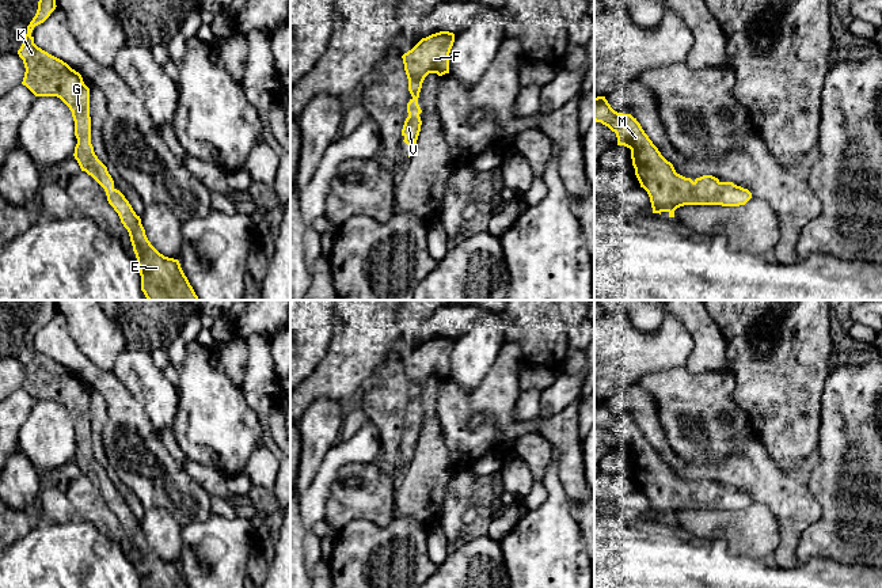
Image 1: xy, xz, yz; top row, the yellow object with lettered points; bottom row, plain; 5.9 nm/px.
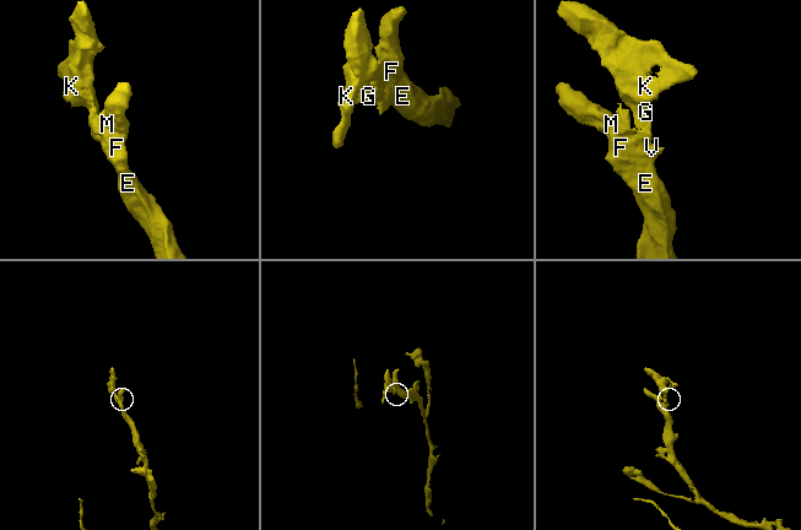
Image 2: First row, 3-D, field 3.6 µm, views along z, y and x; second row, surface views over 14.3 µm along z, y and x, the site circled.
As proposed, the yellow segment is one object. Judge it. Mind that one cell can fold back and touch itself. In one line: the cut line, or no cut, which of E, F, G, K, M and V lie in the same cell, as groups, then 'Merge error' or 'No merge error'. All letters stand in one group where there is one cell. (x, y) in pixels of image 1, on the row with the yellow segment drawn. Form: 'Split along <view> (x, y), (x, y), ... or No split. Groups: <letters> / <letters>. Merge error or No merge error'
No split. Groups: E F G K M V. No merge error

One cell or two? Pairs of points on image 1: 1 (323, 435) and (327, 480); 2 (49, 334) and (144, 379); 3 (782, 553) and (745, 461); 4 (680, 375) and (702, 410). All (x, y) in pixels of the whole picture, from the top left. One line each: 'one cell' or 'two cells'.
1: two cells
2: two cells
3: one cell
4: one cell

